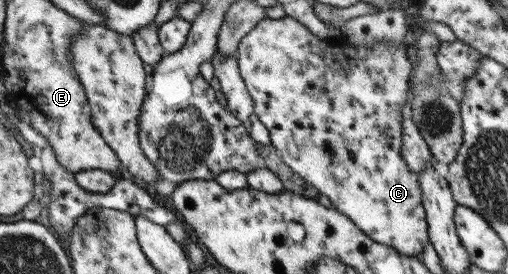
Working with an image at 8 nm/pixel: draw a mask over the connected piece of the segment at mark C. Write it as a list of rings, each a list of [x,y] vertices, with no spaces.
[[[291,16],[281,19],[265,18],[259,21],[251,31],[241,39],[236,51],[236,59],[241,77],[254,101],[254,113],[269,130],[271,145],[275,147],[279,156],[295,173],[299,175],[313,187],[317,188],[320,195],[327,195],[332,201],[332,207],[339,213],[349,217],[363,233],[366,233],[377,243],[388,245],[397,252],[409,257],[418,257],[425,246],[430,243],[428,238],[428,223],[426,211],[422,203],[421,183],[419,176],[409,169],[407,162],[401,153],[403,137],[403,117],[401,113],[403,105],[411,100],[410,79],[412,78],[412,65],[409,63],[407,52],[408,43],[403,45],[361,45],[361,43],[351,43],[349,39],[334,40],[326,42],[314,35],[309,28],[295,20]]]

